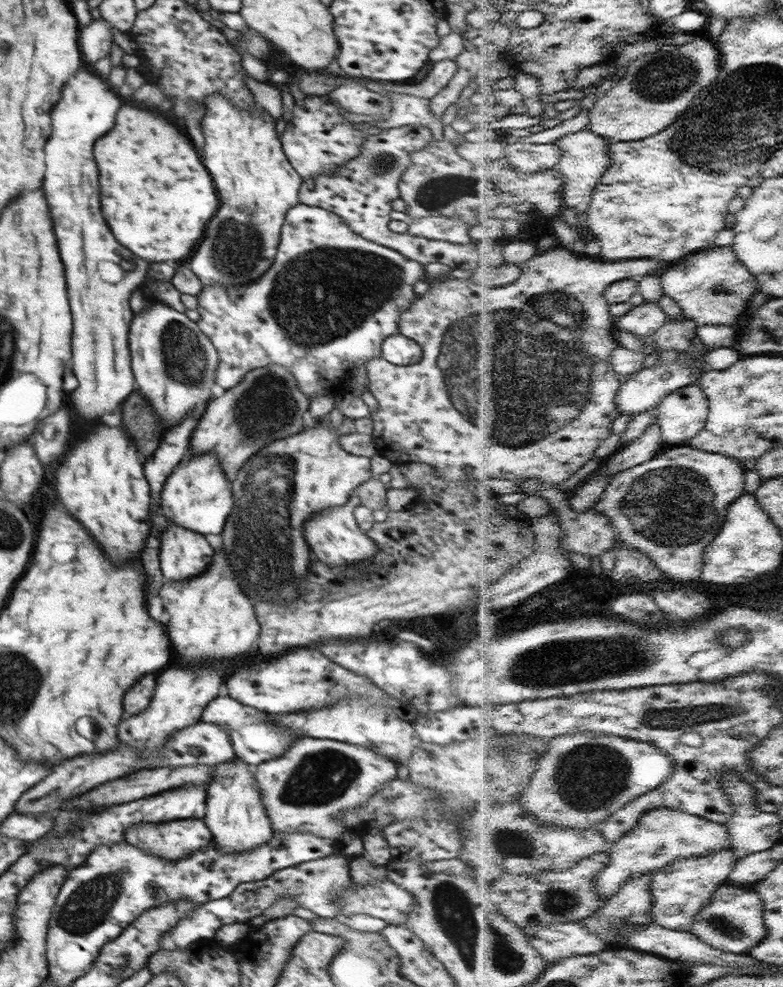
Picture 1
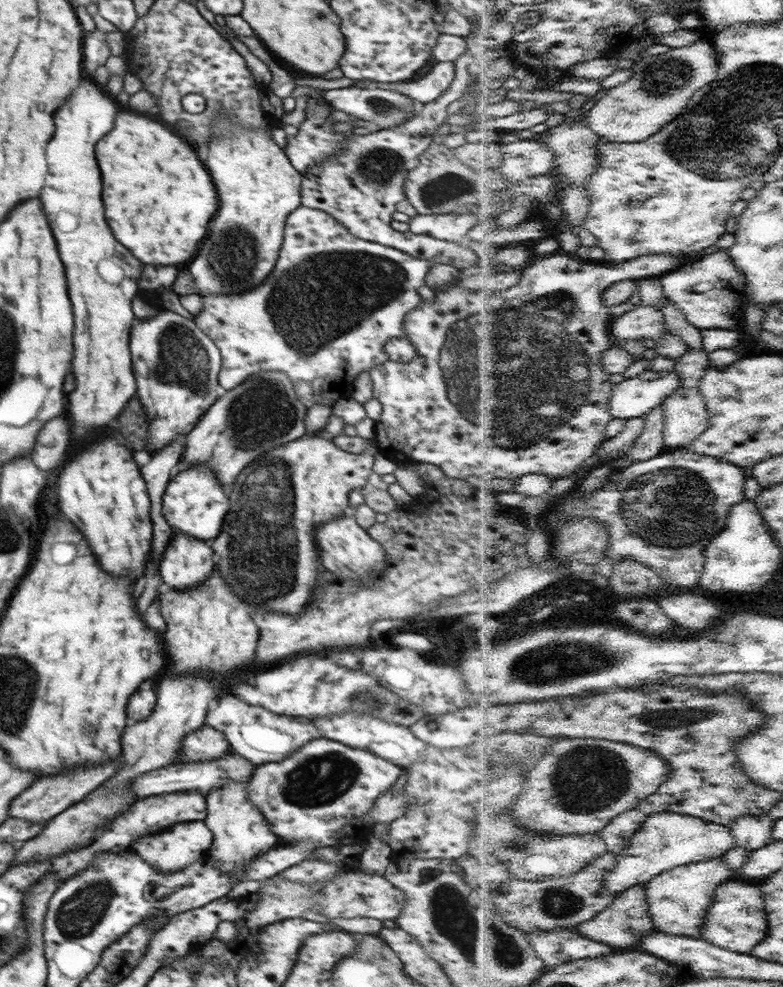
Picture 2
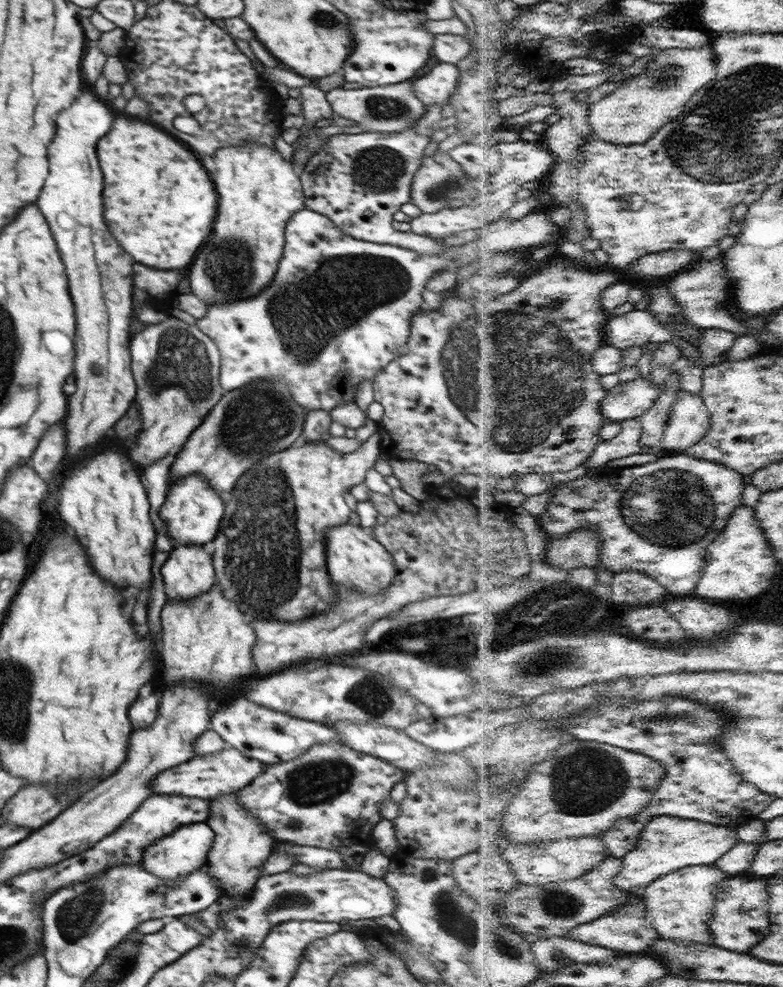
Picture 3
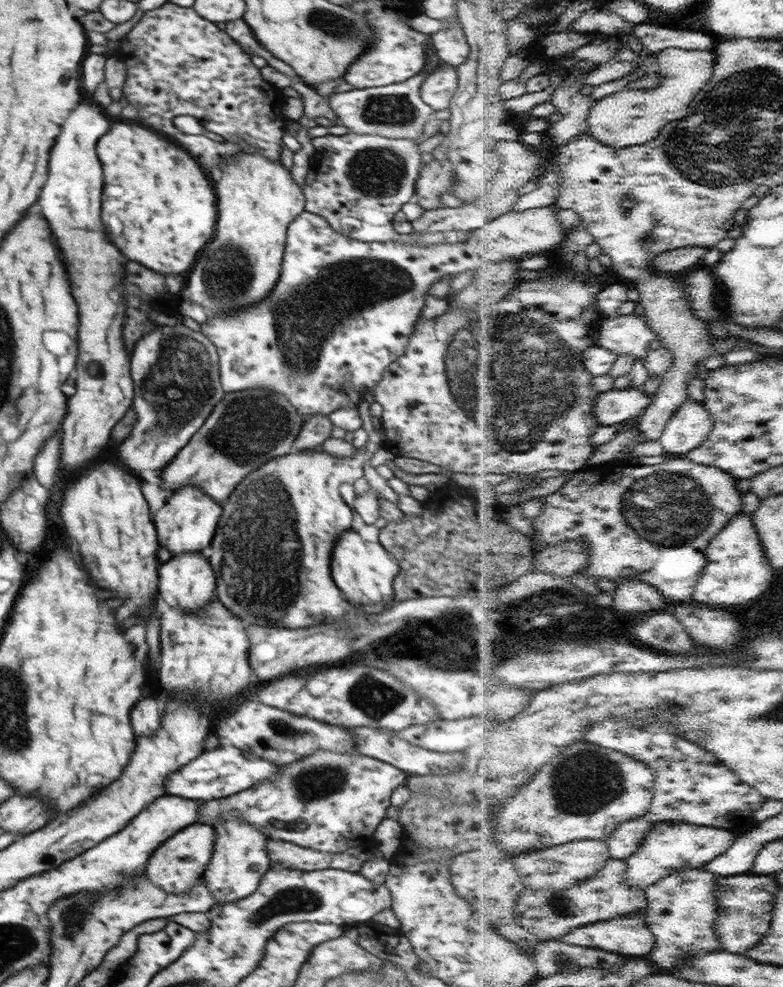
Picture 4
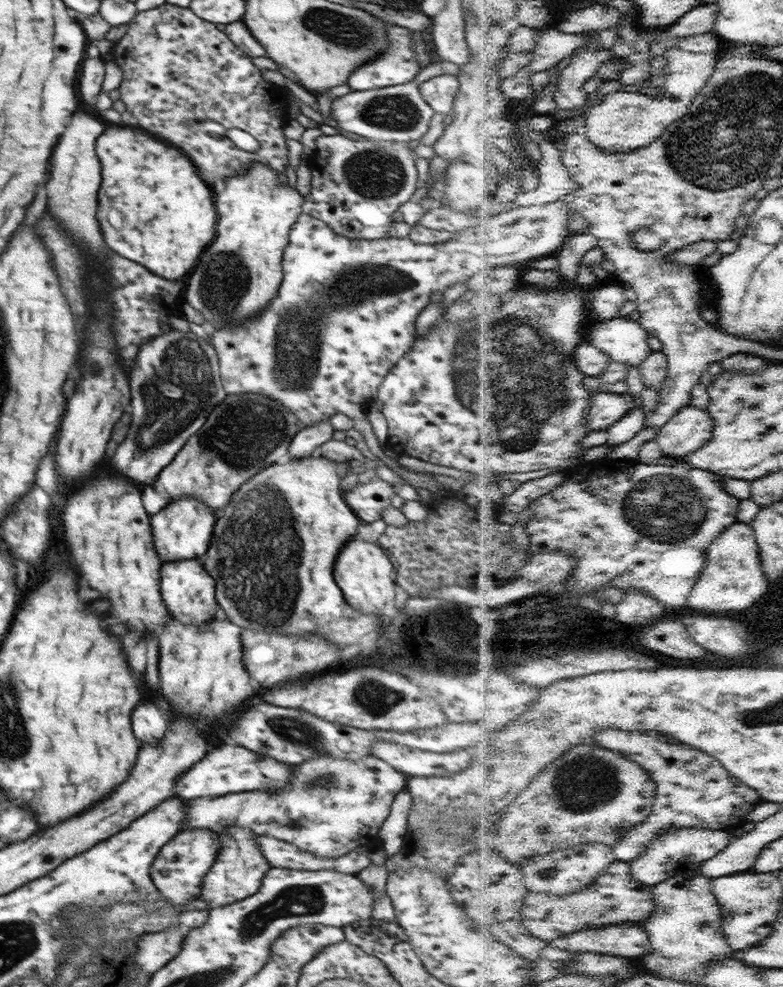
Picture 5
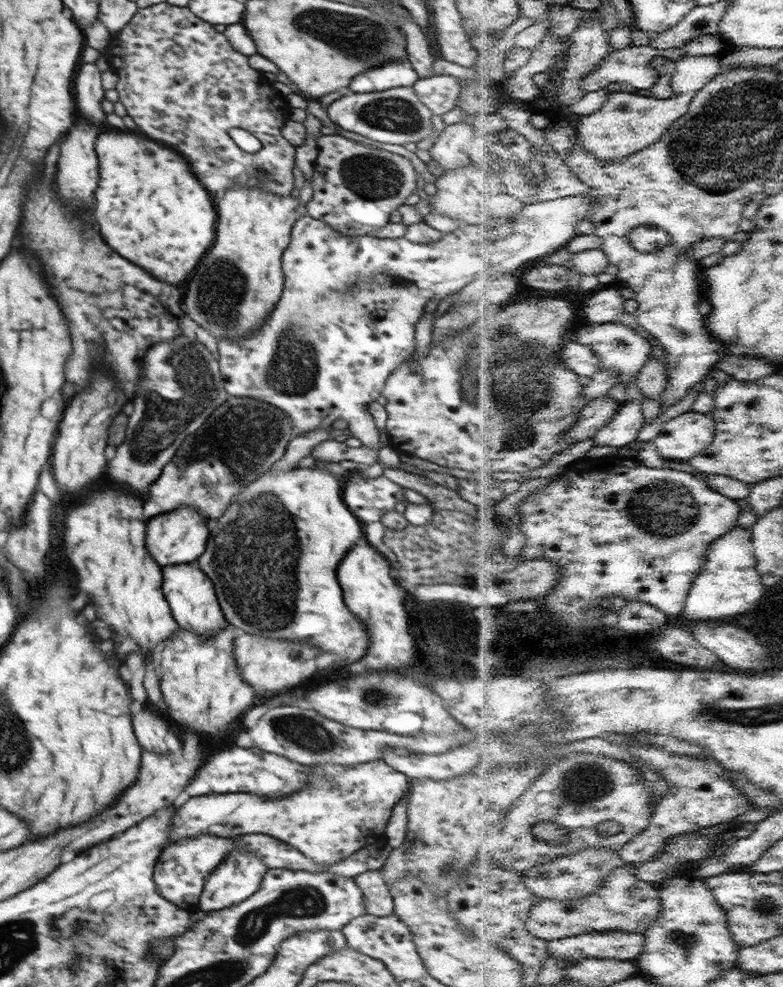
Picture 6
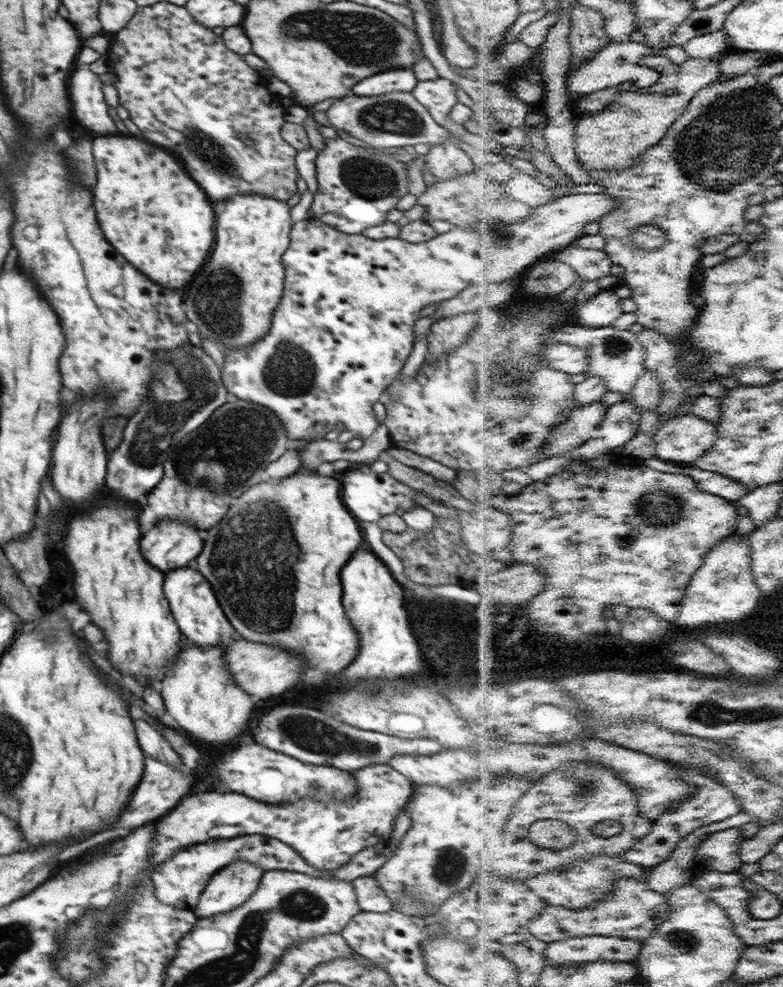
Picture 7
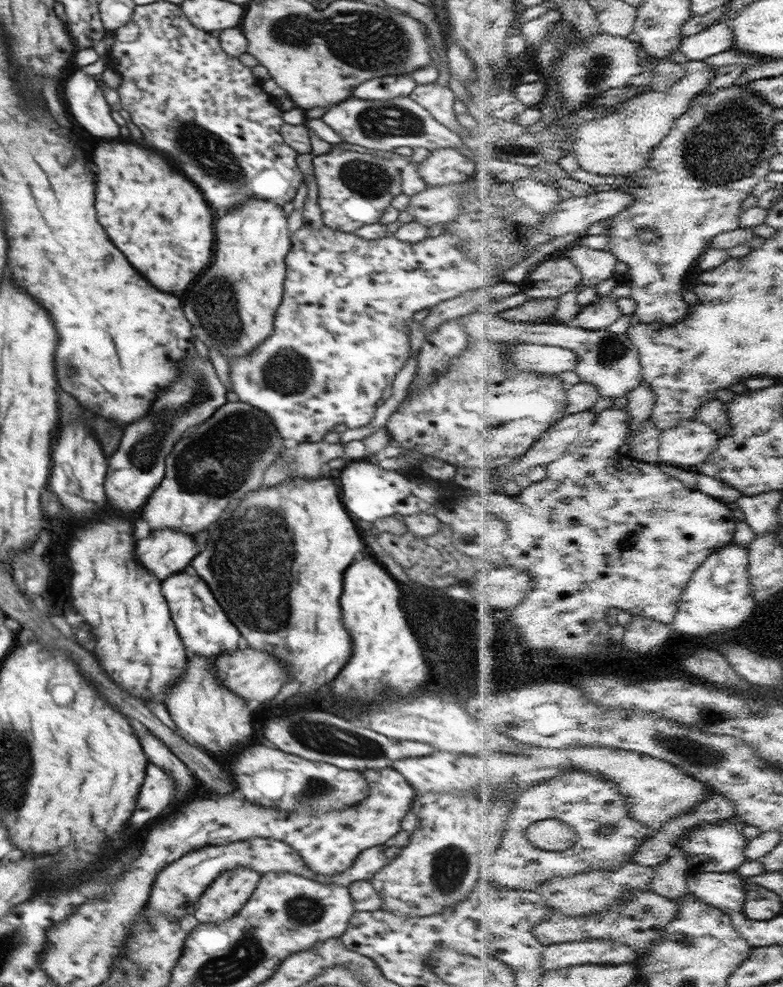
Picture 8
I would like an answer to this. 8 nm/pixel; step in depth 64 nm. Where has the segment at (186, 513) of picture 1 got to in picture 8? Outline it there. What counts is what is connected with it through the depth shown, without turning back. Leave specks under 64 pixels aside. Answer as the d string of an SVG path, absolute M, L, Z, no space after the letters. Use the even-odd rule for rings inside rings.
M165 528L152 530L148 537L136 540L135 560L158 580L164 580L191 564L201 548L194 534Z

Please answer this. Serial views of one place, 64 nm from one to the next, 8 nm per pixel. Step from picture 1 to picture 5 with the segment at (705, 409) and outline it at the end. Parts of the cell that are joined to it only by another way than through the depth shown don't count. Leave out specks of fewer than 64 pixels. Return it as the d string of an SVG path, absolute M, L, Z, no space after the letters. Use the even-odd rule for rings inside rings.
M689 405L660 430L656 441L664 455L689 458L714 439L716 424L709 409Z

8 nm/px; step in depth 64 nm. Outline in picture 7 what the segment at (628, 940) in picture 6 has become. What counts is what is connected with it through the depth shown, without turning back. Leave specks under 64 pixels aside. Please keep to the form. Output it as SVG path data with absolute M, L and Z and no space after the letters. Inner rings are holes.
M578 936L549 943L548 964L600 961L636 962L645 943L619 936Z

